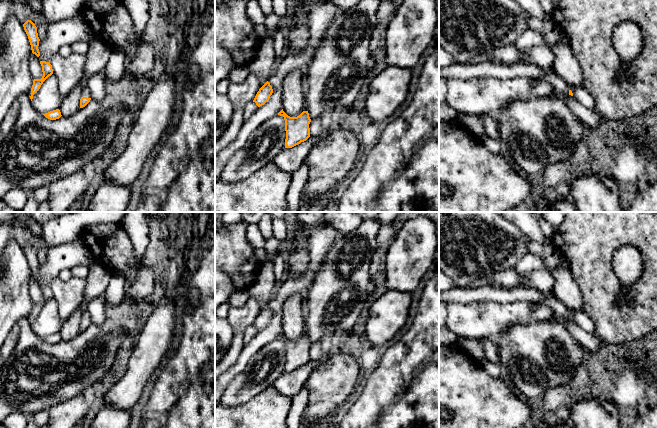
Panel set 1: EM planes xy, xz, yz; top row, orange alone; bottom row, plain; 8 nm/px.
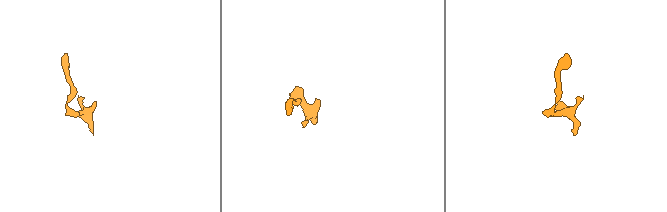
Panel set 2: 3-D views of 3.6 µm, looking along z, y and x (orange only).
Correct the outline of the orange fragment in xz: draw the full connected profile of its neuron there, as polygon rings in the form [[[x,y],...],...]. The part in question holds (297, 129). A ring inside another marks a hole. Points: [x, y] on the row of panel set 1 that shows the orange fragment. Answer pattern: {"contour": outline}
{"contour": [[[282,109],[278,115],[283,116],[285,120],[285,148],[292,148],[310,137],[311,119],[308,111],[303,111],[297,117],[290,117]]]}

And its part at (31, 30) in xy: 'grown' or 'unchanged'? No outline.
unchanged

